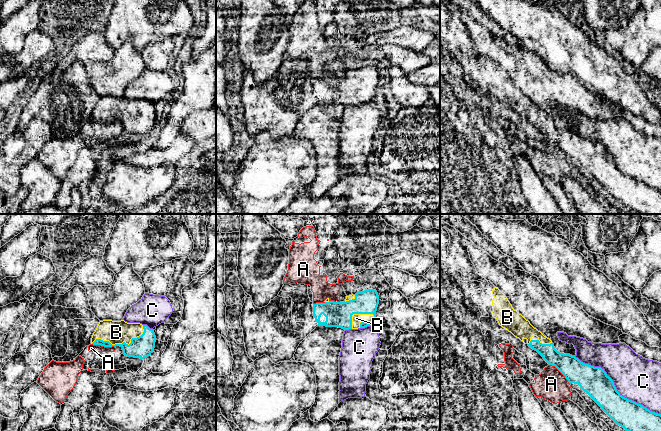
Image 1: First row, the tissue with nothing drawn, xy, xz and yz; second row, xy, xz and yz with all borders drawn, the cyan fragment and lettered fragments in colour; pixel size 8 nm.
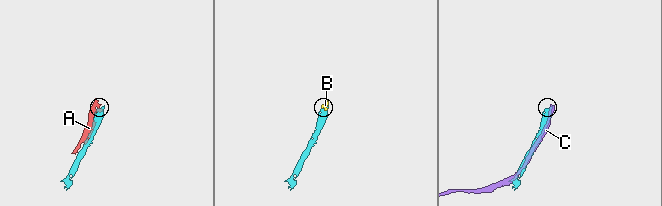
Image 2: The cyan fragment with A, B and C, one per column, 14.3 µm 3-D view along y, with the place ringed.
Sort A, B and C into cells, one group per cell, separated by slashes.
A / B / C

